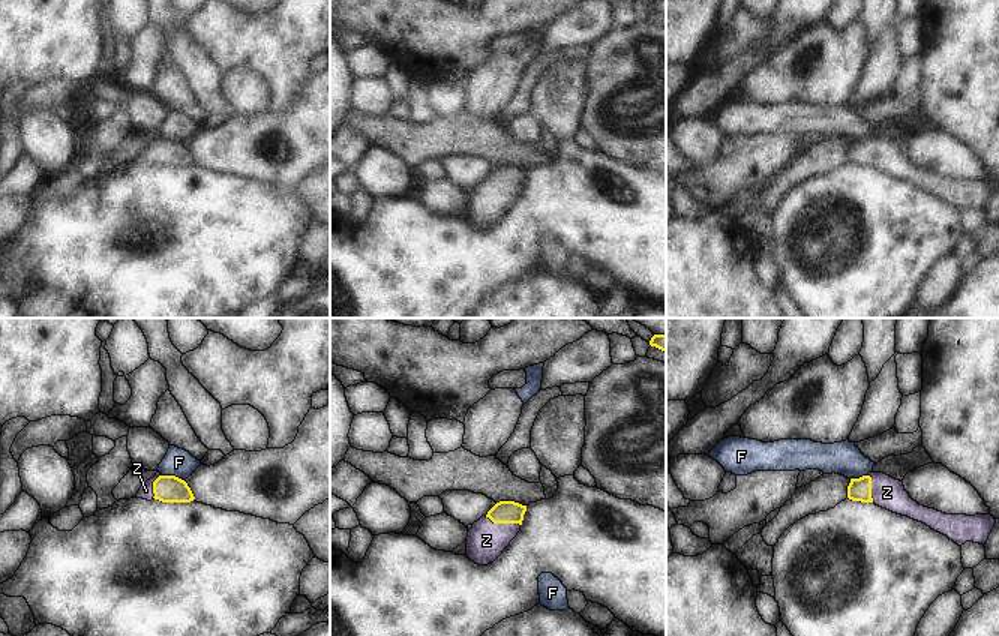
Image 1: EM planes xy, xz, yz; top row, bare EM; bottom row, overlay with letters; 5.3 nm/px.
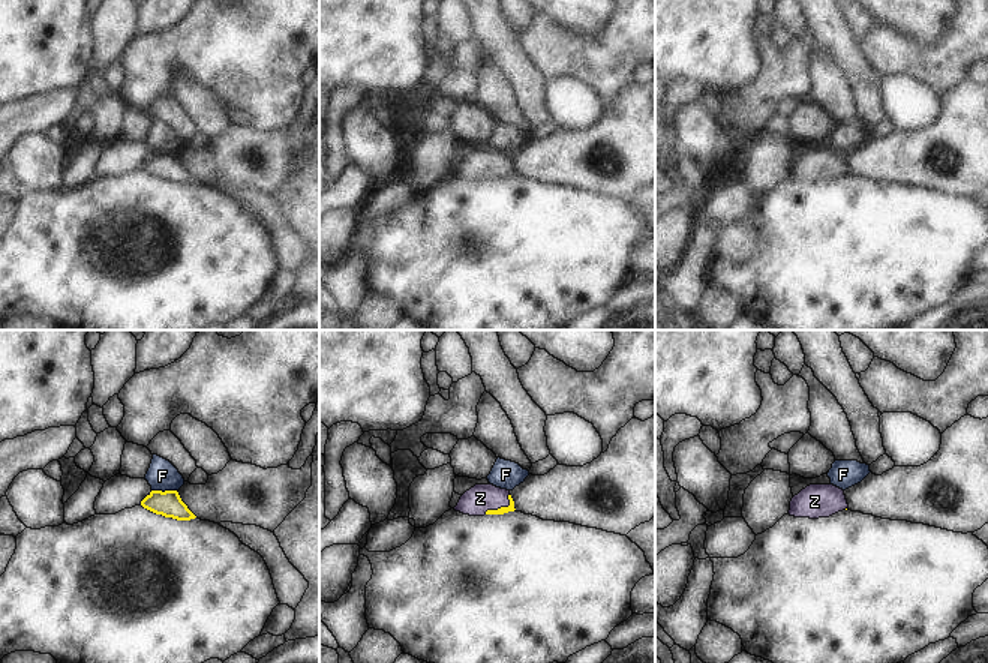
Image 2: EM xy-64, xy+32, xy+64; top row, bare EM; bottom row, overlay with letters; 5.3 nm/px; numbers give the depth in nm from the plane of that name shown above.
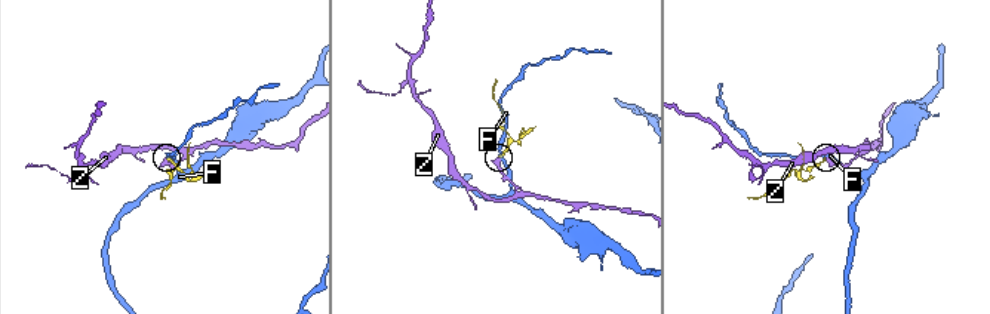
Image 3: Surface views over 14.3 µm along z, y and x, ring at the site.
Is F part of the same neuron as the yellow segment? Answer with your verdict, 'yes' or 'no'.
no

